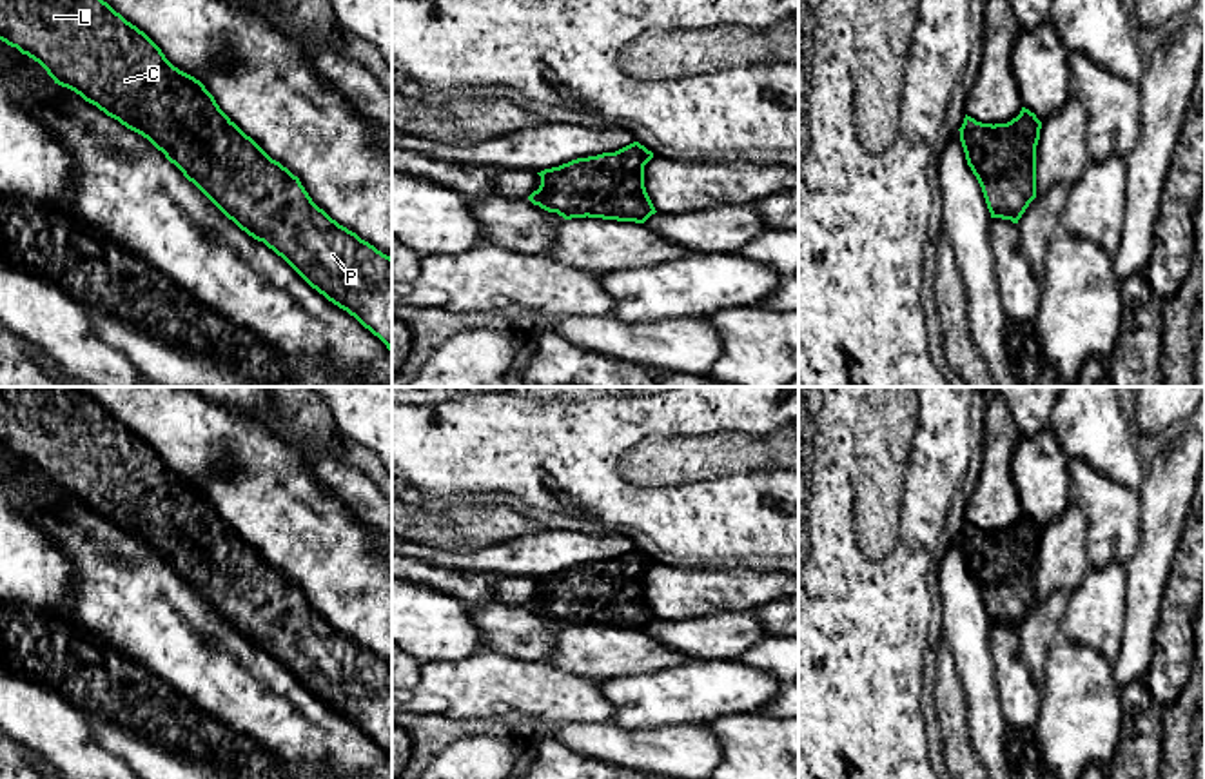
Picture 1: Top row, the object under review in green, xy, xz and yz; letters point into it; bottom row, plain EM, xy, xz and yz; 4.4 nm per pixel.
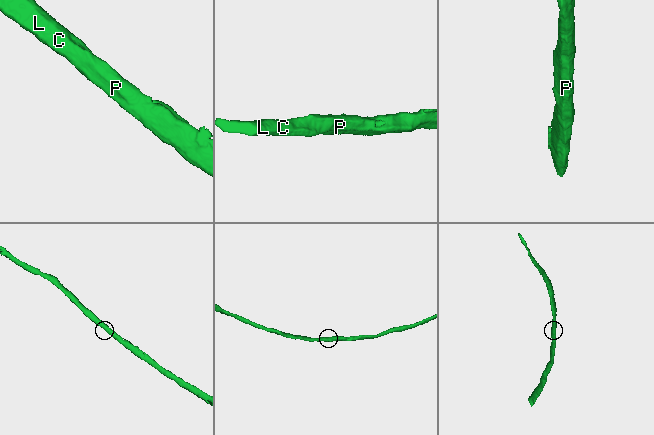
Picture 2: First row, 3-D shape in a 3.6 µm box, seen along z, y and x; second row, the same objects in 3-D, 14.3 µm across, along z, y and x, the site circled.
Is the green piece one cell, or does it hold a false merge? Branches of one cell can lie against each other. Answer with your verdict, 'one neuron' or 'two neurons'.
one neuron

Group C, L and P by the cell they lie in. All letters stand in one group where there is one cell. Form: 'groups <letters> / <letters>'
groups C L P

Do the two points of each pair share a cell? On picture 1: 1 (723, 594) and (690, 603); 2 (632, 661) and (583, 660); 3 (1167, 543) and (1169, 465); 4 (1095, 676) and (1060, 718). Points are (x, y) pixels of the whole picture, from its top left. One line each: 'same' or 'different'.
1: same
2: same
3: same
4: same

